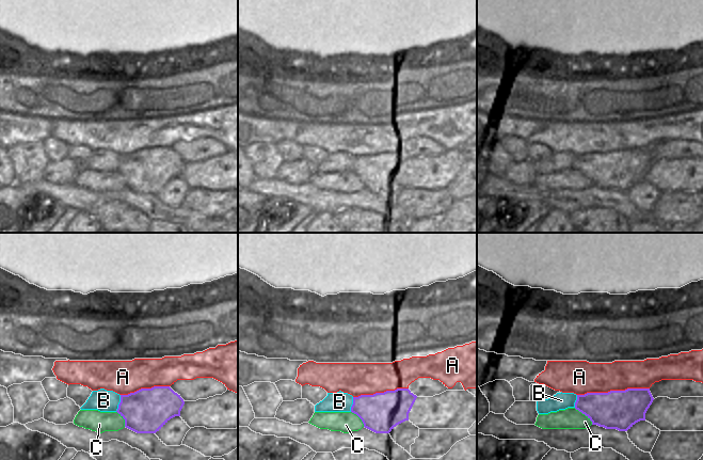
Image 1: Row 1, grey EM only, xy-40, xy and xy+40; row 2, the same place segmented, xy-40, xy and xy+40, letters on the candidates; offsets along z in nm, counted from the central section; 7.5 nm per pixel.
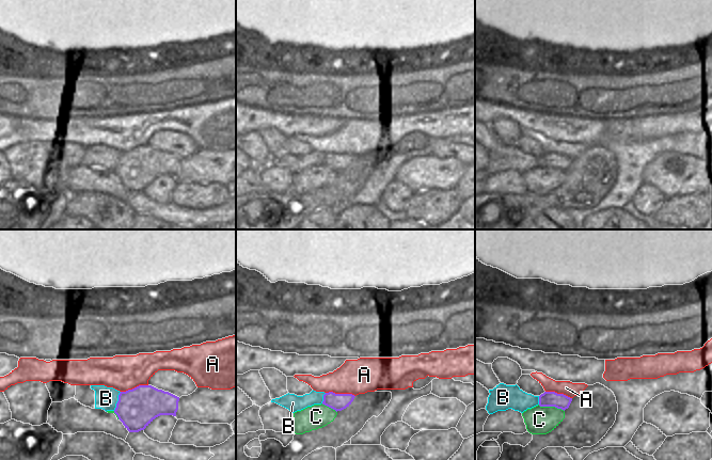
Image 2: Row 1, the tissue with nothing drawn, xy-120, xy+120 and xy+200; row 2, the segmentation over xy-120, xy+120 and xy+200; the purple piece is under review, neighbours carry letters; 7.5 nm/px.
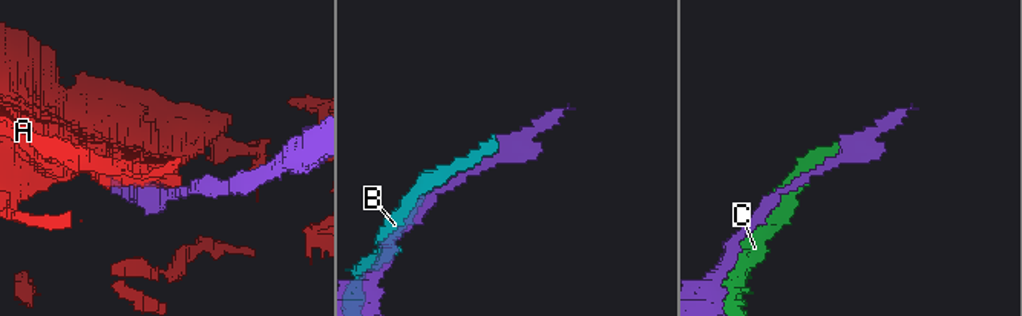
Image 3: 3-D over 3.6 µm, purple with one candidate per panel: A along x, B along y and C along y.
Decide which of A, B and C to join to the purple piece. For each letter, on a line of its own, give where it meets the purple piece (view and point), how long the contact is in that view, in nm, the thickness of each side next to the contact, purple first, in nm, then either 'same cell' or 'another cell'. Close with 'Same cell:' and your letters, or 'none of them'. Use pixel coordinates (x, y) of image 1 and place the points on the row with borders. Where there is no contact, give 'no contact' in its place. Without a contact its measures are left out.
A: contact xy+40 (612, 391); length 550 nm; calibres 300 and 240 nm; another cell
B: contact xy-40 (120, 403); length 130 nm; calibres 340 and 170 nm; another cell
C: contact xy+40 (584, 413); length 190 nm; calibres 280 and 160 nm; another cell
Same cell: none of them

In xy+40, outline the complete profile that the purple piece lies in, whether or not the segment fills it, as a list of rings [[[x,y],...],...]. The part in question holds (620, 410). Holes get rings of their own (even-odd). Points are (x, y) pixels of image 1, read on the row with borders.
[[[650,388],[587,393],[577,395],[575,409],[585,414],[592,425],[627,431],[636,423],[645,421],[653,400]]]

